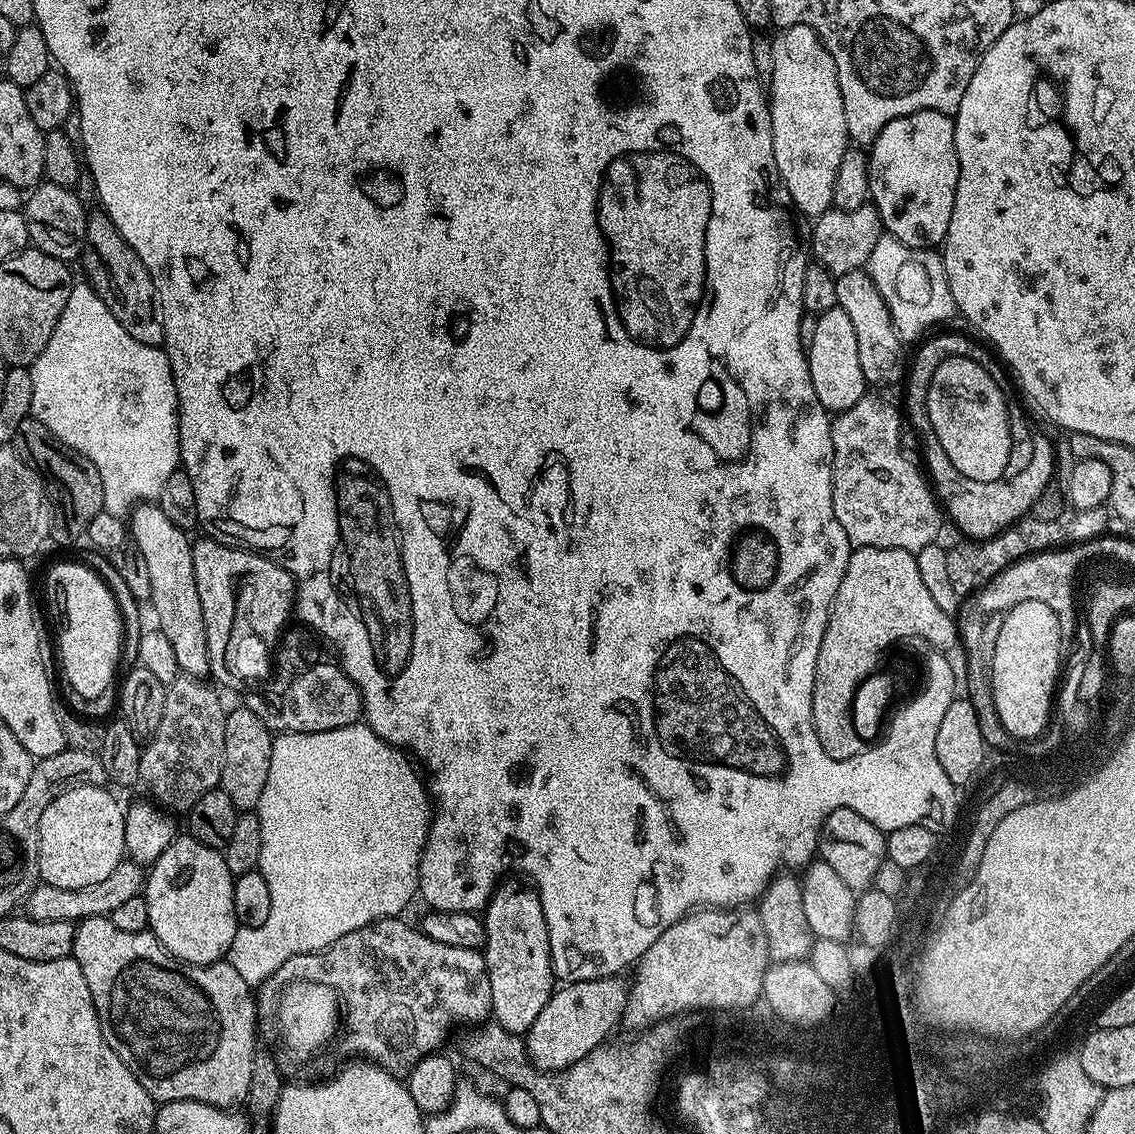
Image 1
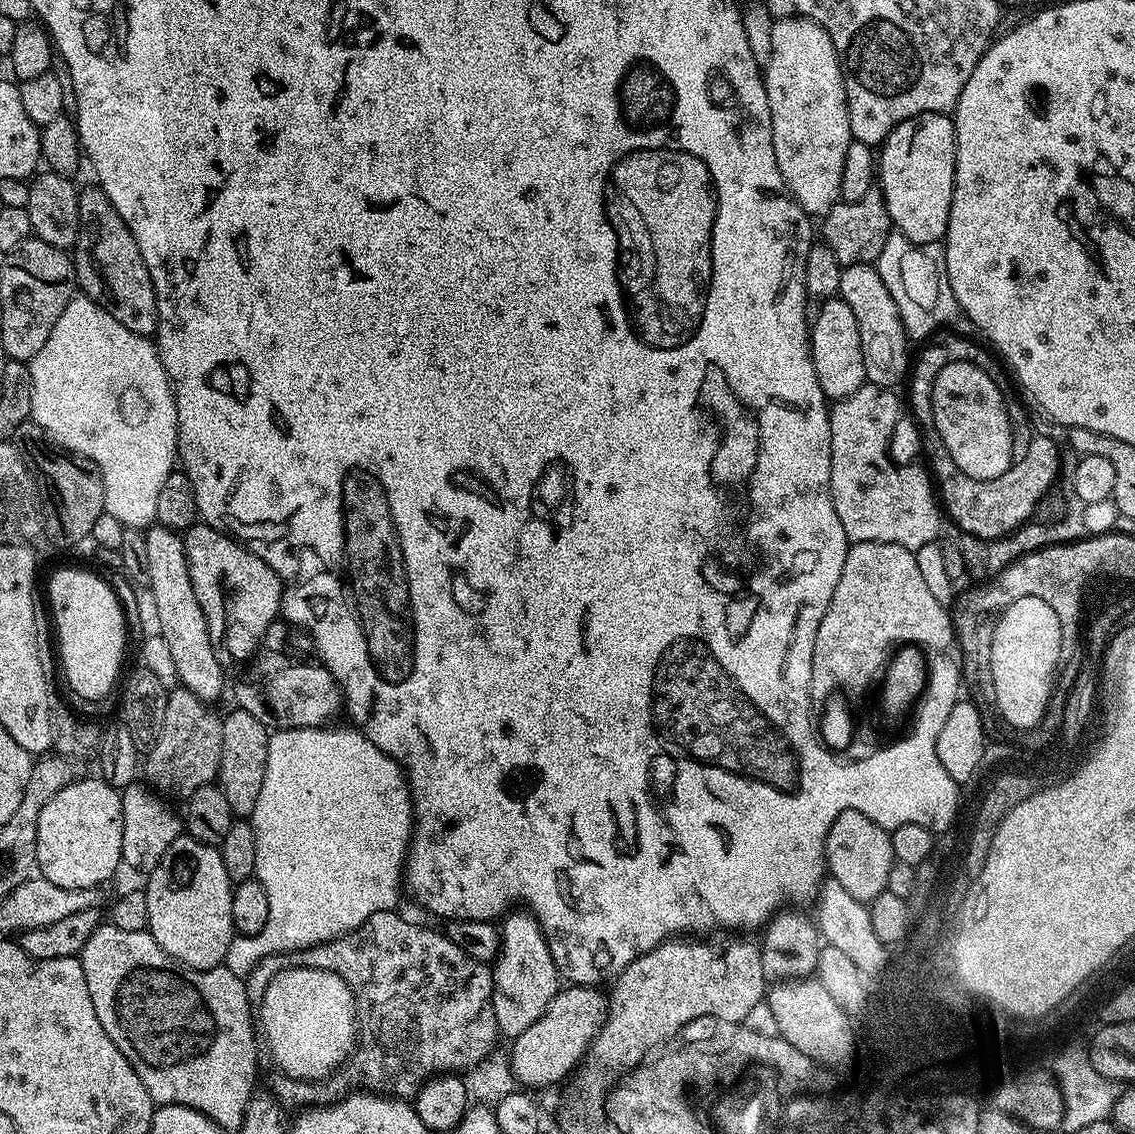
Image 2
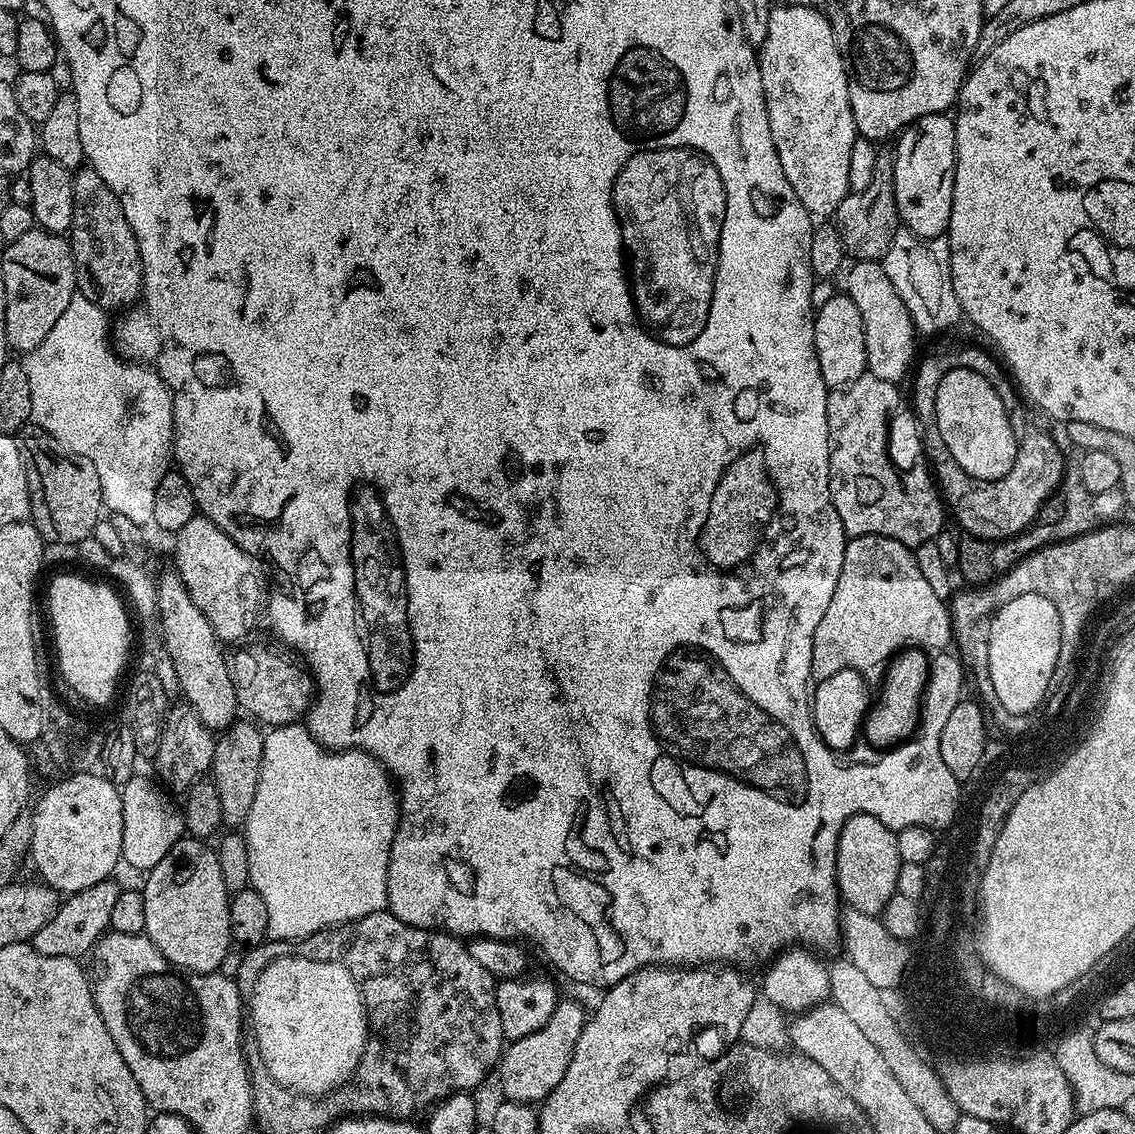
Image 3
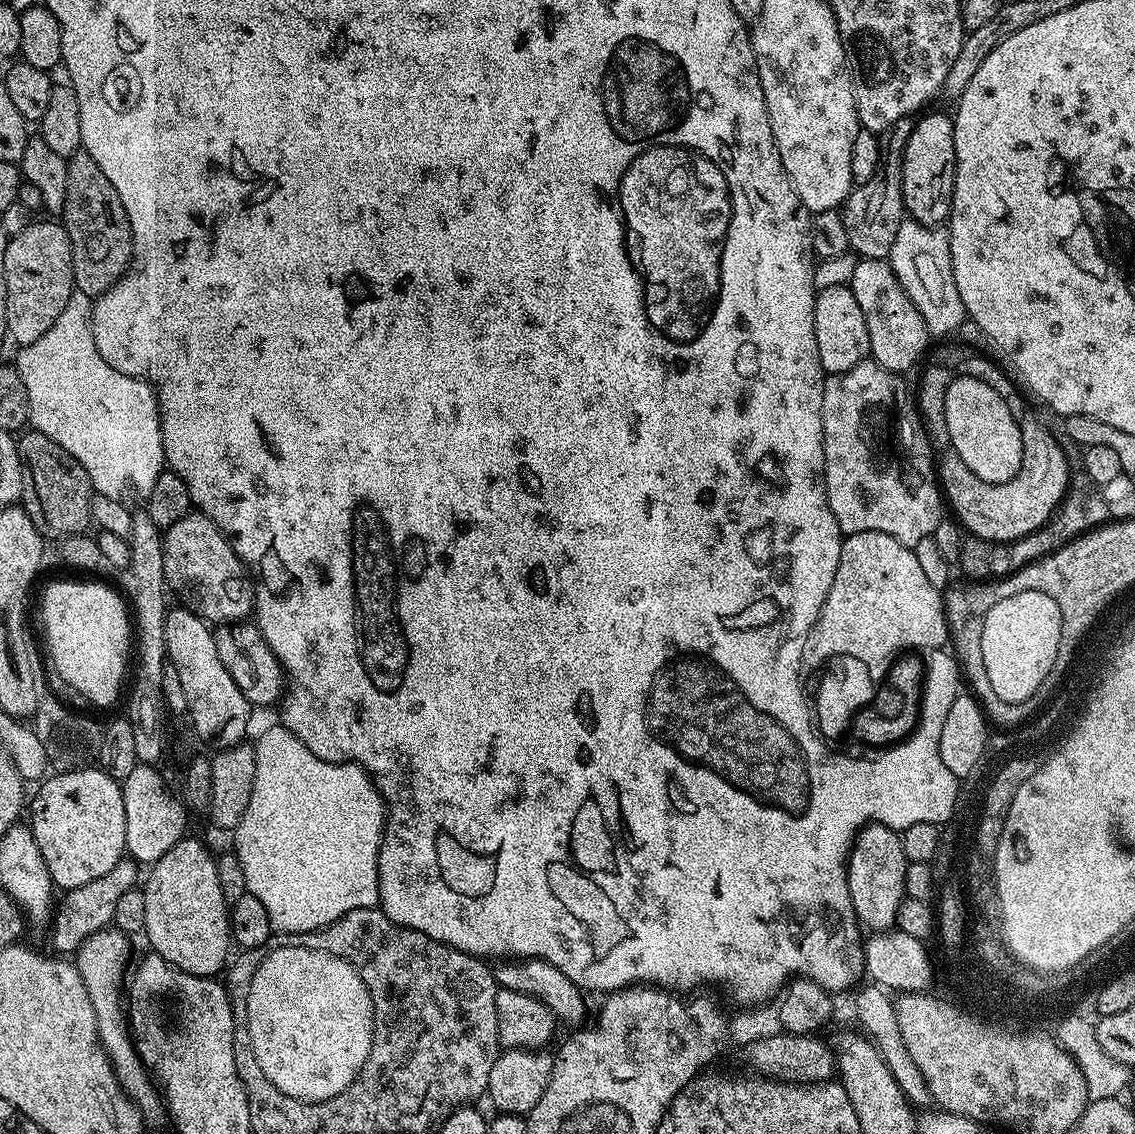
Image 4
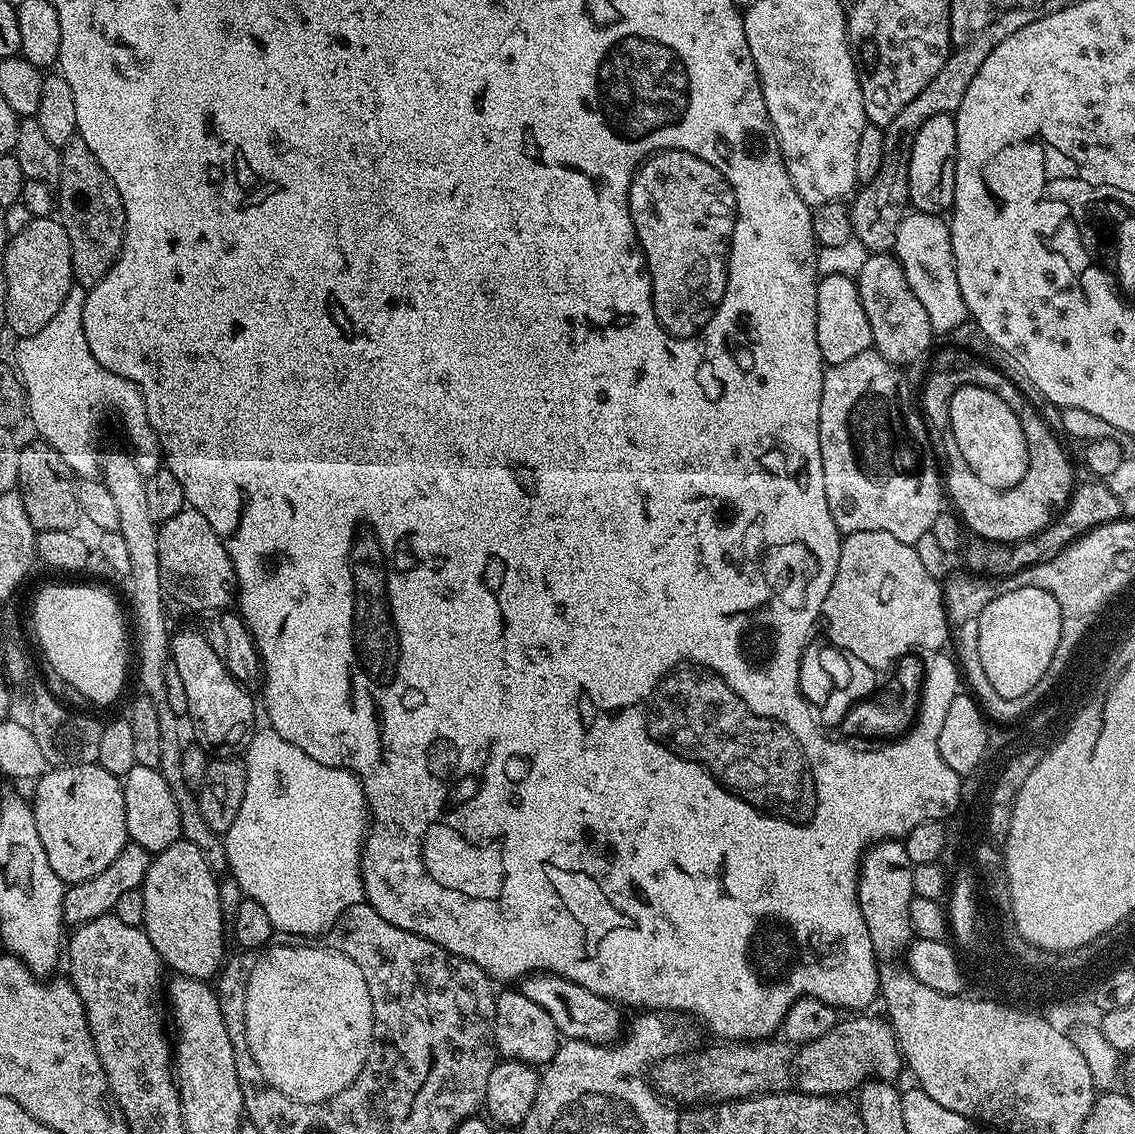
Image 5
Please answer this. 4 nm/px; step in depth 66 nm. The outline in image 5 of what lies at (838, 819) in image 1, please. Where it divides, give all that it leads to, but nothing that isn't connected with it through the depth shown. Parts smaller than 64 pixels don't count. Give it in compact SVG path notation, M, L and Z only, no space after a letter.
M896 838L871 845L860 861L858 902L862 906L862 918L866 918L866 926L870 930L872 949L881 961L894 959L900 951L901 955L913 939L910 922L910 904L914 895L913 867L903 843Z

